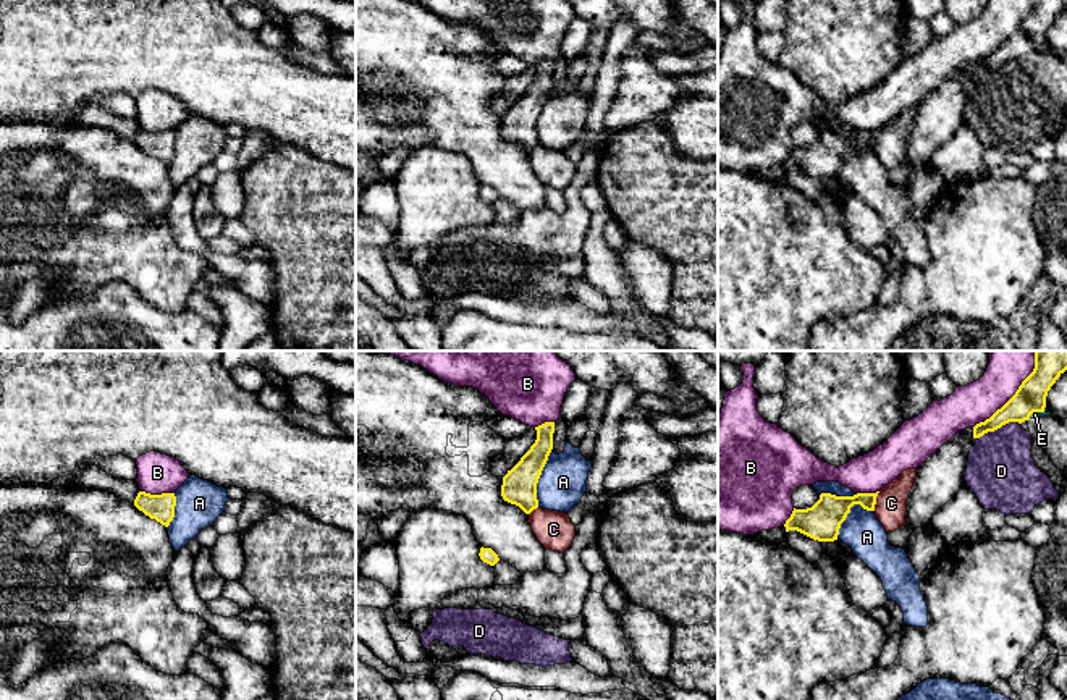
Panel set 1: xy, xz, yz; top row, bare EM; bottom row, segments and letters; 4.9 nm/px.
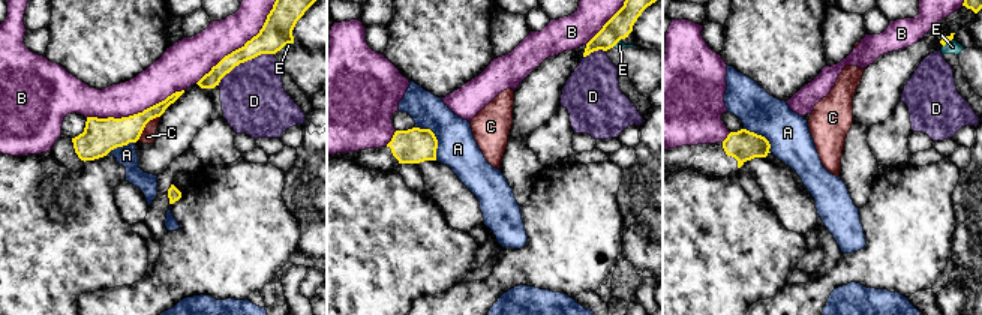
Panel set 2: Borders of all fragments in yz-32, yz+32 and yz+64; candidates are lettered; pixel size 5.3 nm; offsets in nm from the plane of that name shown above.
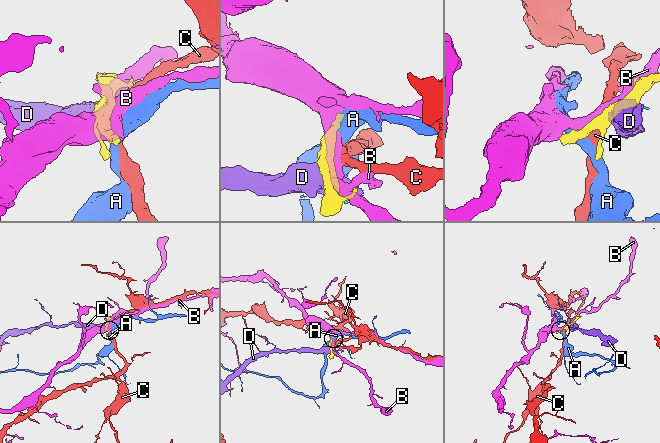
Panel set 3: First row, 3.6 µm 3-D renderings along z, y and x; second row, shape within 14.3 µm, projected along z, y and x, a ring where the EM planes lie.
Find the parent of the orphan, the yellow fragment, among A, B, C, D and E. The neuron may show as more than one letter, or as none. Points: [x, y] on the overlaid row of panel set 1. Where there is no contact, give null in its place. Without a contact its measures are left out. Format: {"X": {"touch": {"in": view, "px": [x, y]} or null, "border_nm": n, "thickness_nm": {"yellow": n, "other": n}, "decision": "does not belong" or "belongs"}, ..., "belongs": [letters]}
{"A": {"touch": {"in": "xz", "px": [539, 477]}, "border_nm": 300, "thickness_nm": {"yellow": 180, "other": 240}, "decision": "does not belong"}, "B": {"touch": {"in": "yz", "px": [1016, 393]}, "border_nm": 500, "thickness_nm": {"yellow": 160, "other": 220}, "decision": "does not belong"}, "C": {"touch": {"in": "yz", "px": [875, 501]}, "border_nm": 100, "thickness_nm": {"yellow": 170, "other": 160}, "decision": "does not belong"}, "D": {"touch": {"in": "yz", "px": [998, 427]}, "border_nm": 220, "thickness_nm": {"yellow": 150, "other": 340}, "decision": "does not belong"}, "E": {"touch": {"in": "yz", "px": [1035, 411]}, "border_nm": 90, "thickness_nm": {"yellow": 150, "other": 30}, "decision": "does not belong"}, "belongs": []}

